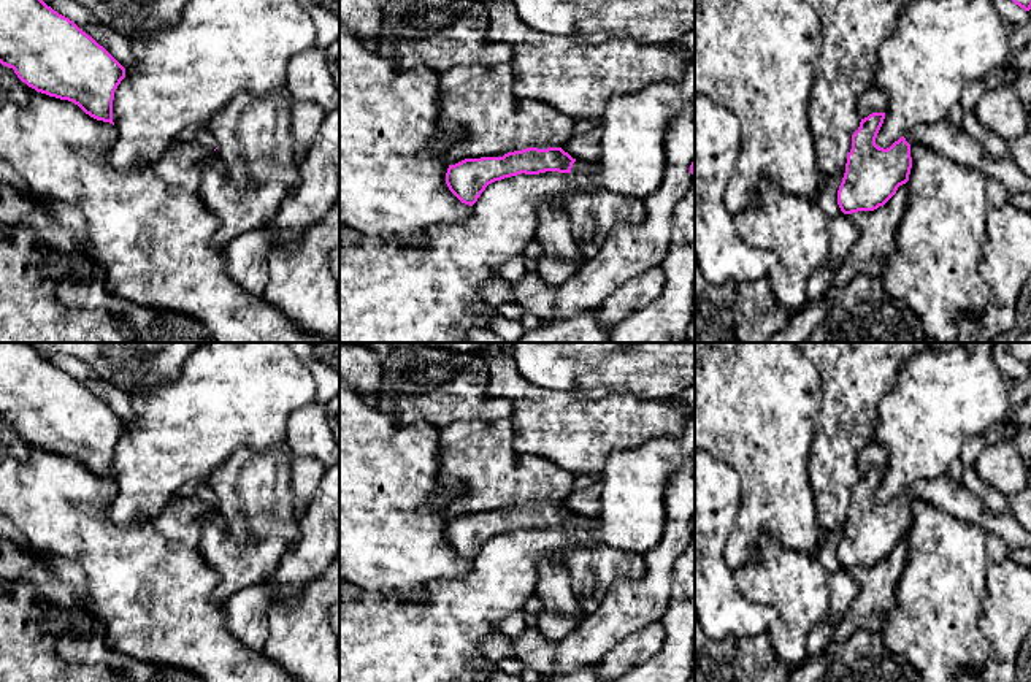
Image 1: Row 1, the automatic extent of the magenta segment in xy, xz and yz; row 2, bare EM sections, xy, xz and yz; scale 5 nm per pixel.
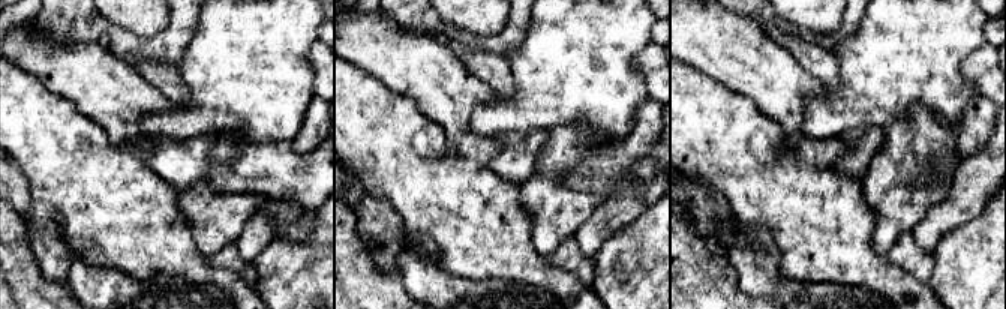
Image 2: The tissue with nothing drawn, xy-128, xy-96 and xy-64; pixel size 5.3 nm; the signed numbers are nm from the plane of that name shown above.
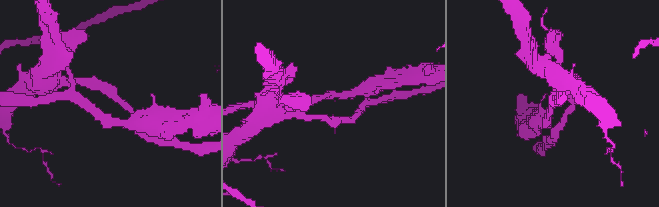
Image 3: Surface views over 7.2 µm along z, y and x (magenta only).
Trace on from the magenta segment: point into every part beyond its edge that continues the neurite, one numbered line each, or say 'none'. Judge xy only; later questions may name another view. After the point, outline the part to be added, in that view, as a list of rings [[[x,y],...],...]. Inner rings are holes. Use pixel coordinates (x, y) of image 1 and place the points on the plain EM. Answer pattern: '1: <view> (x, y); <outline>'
none

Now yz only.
1: yz (942, 492); [[[949,476],[915,482],[904,493],[910,501],[920,498],[955,517],[982,527],[987,533],[1002,538],[1007,547],[1031,549],[1031,531],[1023,528],[1010,512],[988,511],[972,492]]]

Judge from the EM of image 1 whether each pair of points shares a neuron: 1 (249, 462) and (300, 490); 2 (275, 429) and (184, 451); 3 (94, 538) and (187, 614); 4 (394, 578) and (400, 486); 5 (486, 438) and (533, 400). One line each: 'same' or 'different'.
1: different
2: same
3: same
4: same
5: different

